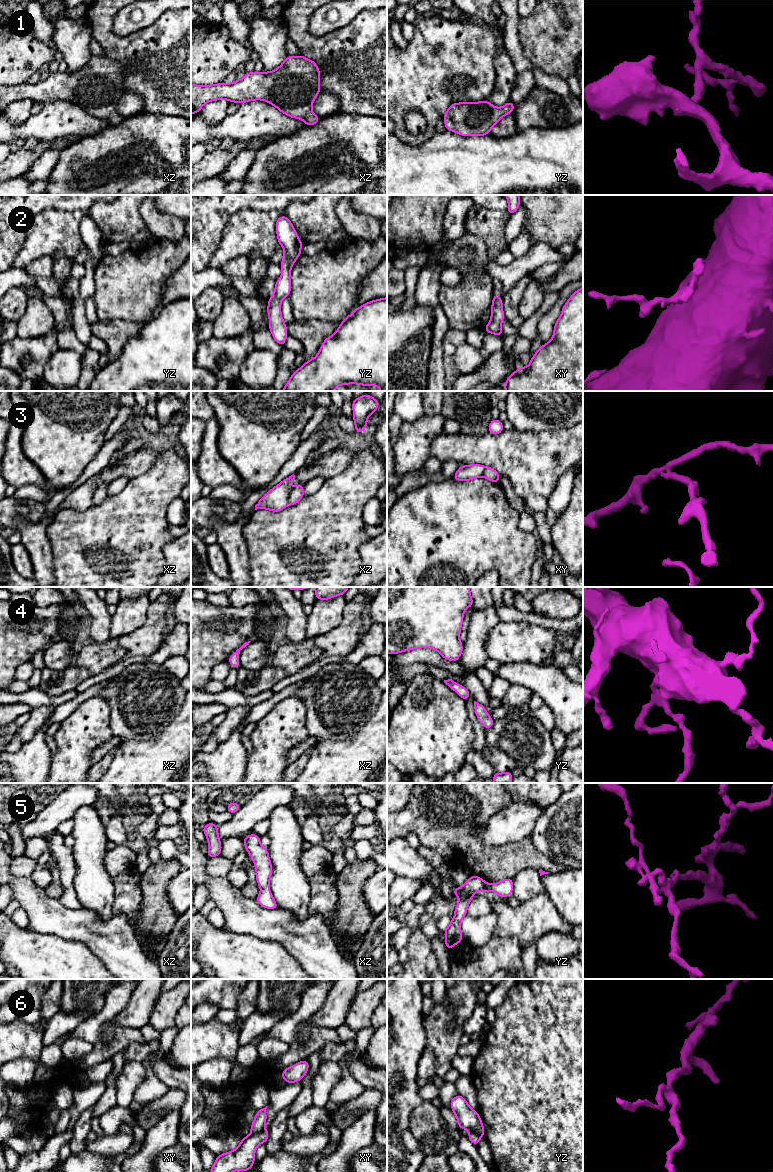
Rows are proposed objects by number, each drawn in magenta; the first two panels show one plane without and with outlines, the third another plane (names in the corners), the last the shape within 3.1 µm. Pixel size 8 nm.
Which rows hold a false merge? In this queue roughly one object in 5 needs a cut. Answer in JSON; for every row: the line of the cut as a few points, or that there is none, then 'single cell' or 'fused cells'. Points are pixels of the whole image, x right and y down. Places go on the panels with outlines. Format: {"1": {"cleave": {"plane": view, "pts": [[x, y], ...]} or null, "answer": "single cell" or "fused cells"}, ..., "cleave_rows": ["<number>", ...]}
{"1": {"cleave": null, "answer": "single cell"}, "2": {"cleave": null, "answer": "single cell"}, "3": {"cleave": {"plane": "xz", "pts": [[291, 489], [288, 504]]}, "answer": "fused cells"}, "4": {"cleave": null, "answer": "single cell"}, "5": {"cleave": null, "answer": "single cell"}, "6": {"cleave": {"plane": "yz", "pts": [[469, 1130], [482, 1136]]}, "answer": "fused cells"}, "cleave_rows": ["3", "6"]}

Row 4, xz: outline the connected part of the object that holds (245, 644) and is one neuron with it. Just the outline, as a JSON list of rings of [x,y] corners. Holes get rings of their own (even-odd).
[[[251,641],[245,642],[239,649],[237,649],[236,651],[234,651],[231,656],[228,659],[228,662],[231,666],[235,667],[237,670],[240,668],[239,665],[239,654],[240,651],[245,648],[247,645],[249,645]]]

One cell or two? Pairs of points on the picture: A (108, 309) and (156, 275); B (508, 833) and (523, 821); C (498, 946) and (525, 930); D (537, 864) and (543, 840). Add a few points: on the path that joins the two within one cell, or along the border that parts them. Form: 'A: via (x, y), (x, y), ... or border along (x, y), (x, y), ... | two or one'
A: via (120, 297), (144, 275) | one
B: via (512, 829), (519, 822) | one
C: border along (493, 933), (501, 937), (515, 937), (522, 950) | two
D: border along (530, 835), (534, 847), (550, 860), (560, 865) | two

